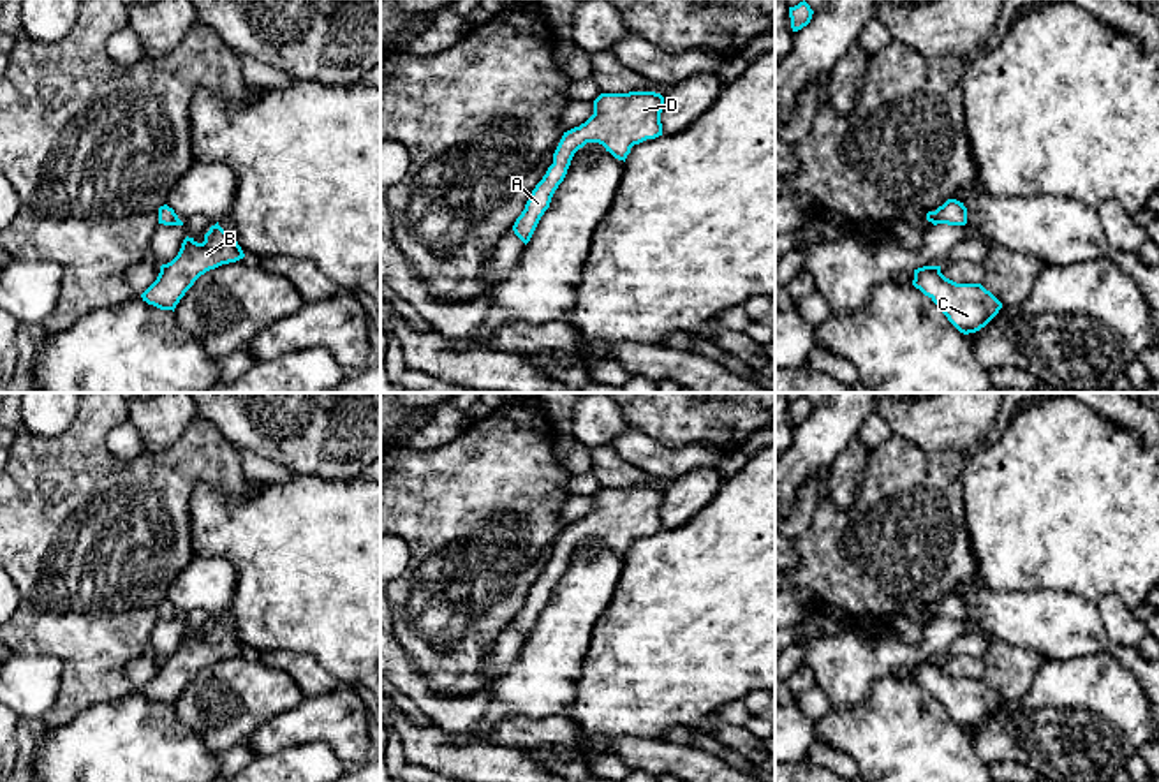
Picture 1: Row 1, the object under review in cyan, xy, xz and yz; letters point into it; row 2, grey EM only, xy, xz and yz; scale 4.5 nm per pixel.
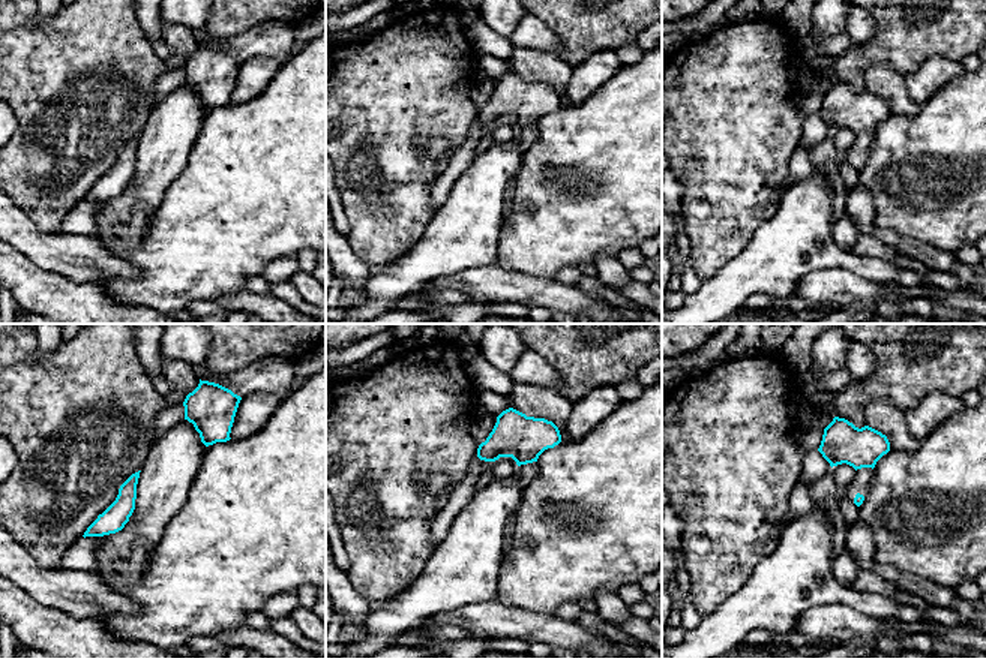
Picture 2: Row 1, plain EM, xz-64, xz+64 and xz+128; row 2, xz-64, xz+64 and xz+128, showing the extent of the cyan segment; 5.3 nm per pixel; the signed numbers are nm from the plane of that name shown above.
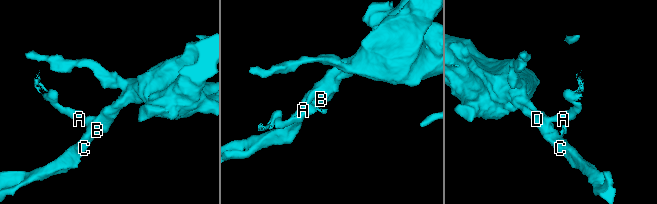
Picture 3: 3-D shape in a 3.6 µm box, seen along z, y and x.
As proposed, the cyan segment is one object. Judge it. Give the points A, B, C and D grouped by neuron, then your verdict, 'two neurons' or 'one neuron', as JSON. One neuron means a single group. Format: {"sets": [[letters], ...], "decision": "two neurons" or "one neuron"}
{"sets": [["A", "B", "C", "D"]], "decision": "one neuron"}

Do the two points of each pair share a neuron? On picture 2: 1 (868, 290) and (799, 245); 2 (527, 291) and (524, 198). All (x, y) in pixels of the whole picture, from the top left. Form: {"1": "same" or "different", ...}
{"1": "different", "2": "different"}

